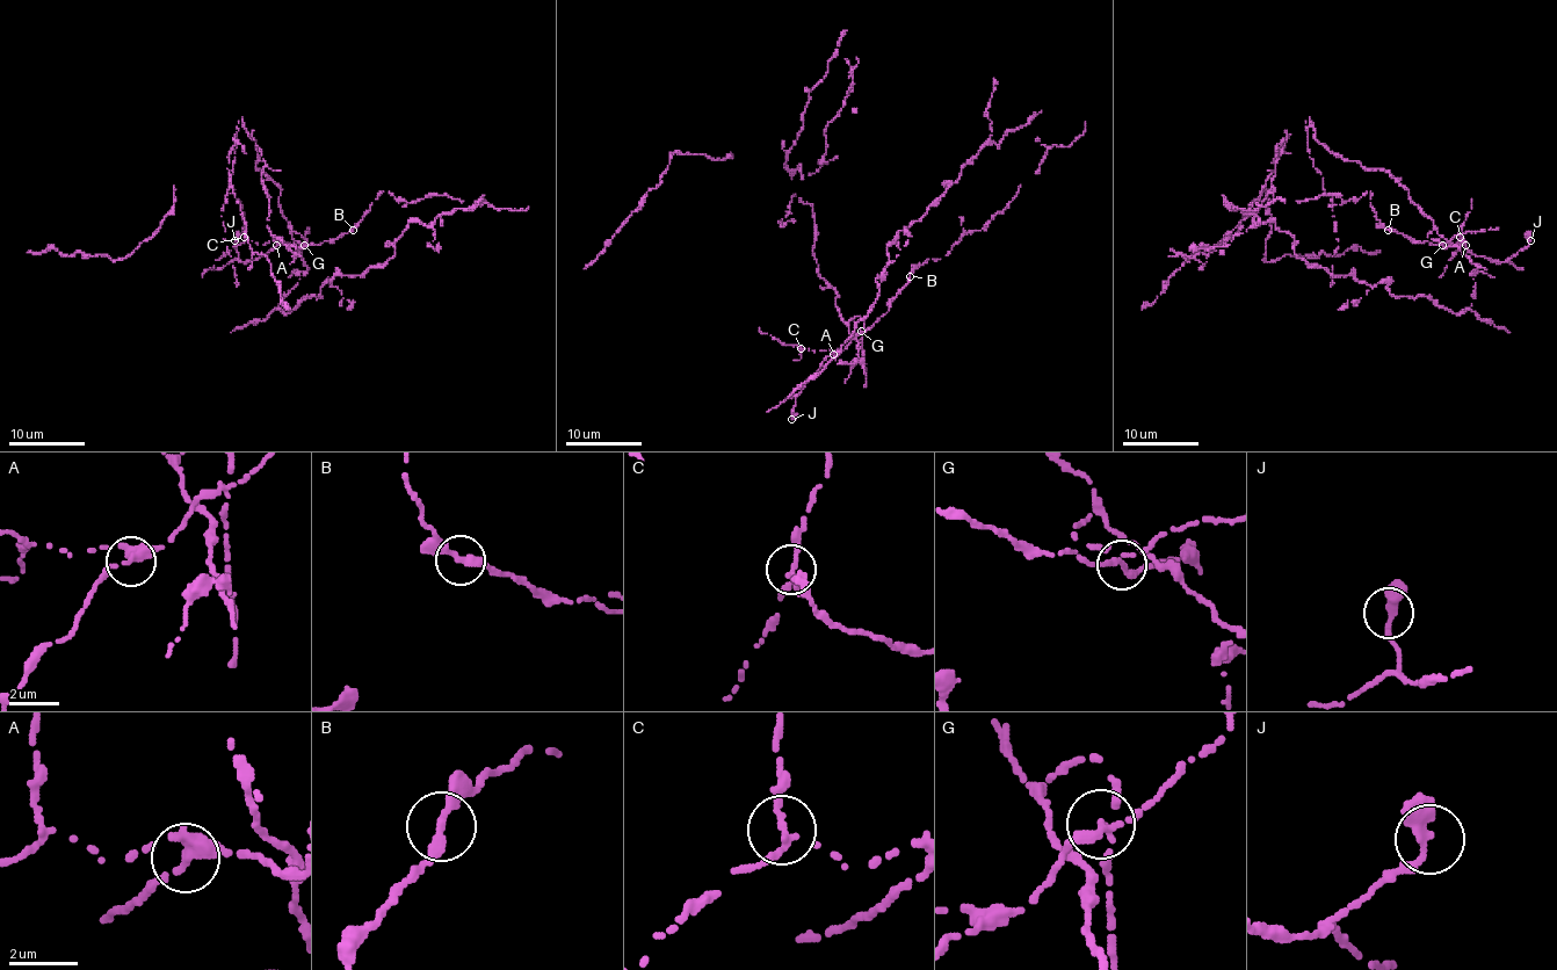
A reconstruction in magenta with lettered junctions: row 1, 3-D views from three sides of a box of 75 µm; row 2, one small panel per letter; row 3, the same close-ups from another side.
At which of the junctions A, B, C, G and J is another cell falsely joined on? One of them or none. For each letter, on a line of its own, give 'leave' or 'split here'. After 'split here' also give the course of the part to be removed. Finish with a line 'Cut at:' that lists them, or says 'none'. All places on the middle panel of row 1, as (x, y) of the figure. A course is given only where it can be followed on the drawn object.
A: leave
B: leave
C: leave
G: split here
J: leave
Cut at: G

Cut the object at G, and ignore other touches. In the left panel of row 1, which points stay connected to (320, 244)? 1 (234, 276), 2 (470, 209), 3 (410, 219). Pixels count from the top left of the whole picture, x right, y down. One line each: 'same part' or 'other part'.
1: other part
2: other part
3: other part

